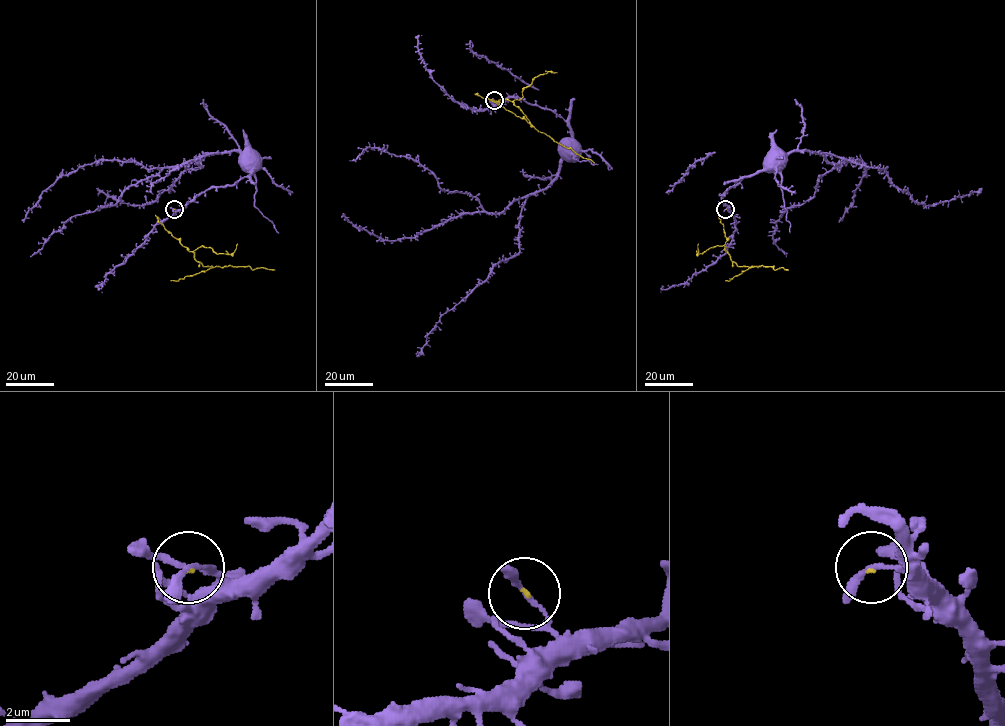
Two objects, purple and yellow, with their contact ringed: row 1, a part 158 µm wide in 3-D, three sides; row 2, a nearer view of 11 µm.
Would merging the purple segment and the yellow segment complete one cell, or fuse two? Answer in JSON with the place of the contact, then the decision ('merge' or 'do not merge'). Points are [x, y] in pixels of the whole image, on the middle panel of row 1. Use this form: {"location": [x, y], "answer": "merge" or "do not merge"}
{"location": [494, 100], "answer": "merge"}

